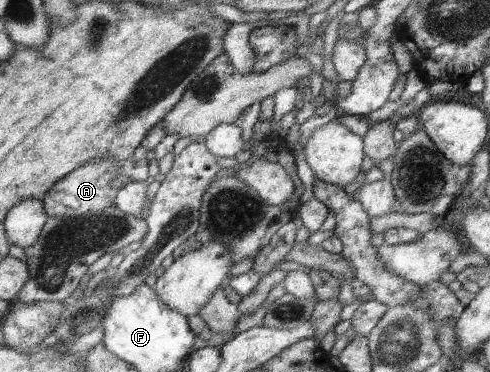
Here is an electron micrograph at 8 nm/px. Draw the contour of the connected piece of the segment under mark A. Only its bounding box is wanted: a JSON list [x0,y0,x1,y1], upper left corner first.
[42,157,149,217]

